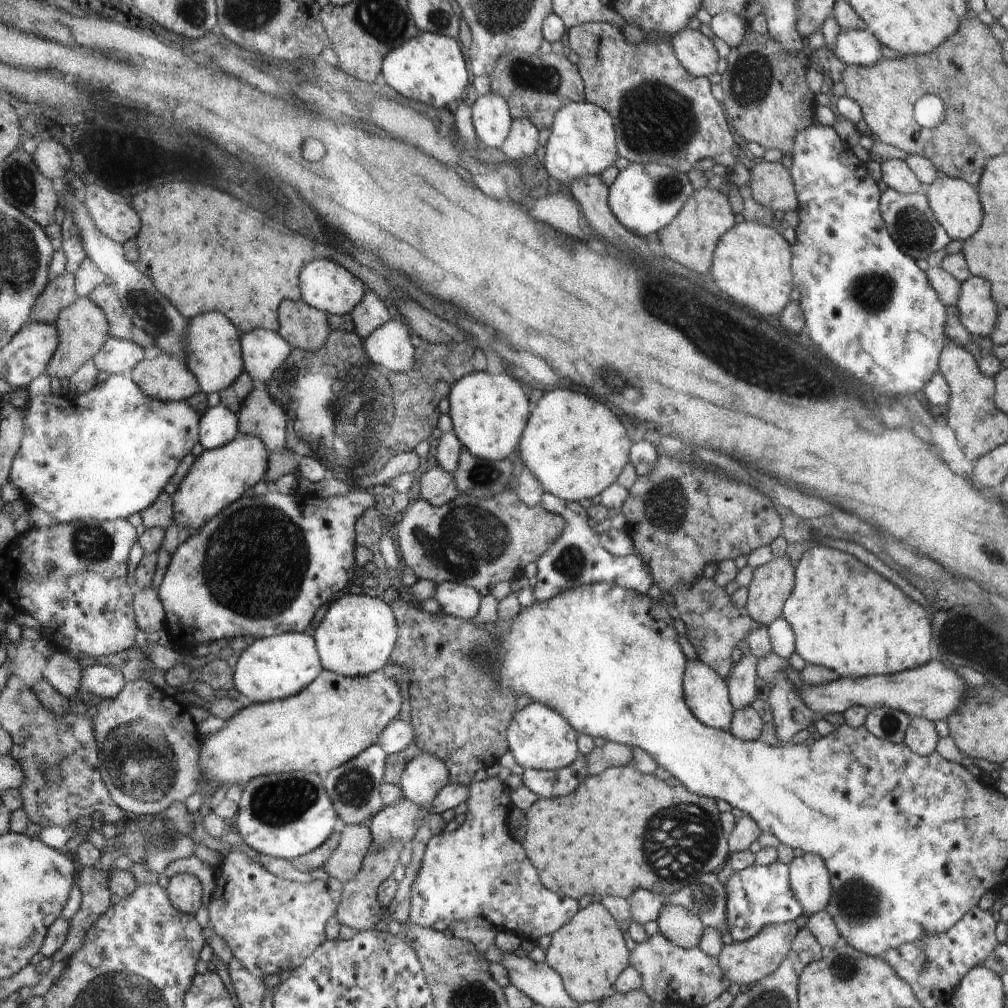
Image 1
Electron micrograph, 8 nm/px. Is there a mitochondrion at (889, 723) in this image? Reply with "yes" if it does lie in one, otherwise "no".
yes

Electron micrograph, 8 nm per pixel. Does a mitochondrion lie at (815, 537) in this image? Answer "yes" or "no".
no

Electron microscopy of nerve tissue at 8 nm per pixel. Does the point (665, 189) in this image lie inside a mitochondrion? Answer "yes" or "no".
yes

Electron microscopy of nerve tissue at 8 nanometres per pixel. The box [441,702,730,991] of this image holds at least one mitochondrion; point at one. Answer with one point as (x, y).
(673, 853)

